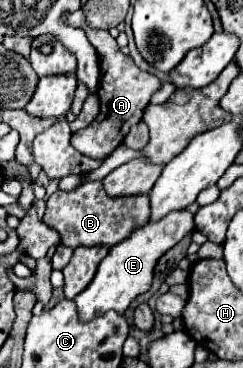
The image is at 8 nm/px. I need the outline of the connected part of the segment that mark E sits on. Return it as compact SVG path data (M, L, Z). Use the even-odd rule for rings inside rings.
M182 209L182 211L168 213L164 219L148 221L140 229L134 229L128 239L110 247L110 253L98 265L98 271L96 271L96 277L92 279L92 283L80 295L74 297L80 319L90 321L92 317L98 317L110 309L124 313L138 295L142 295L150 289L152 279L154 279L154 267L156 267L158 259L168 249L172 249L184 235L188 235L192 231L194 231L194 217L188 209Z

